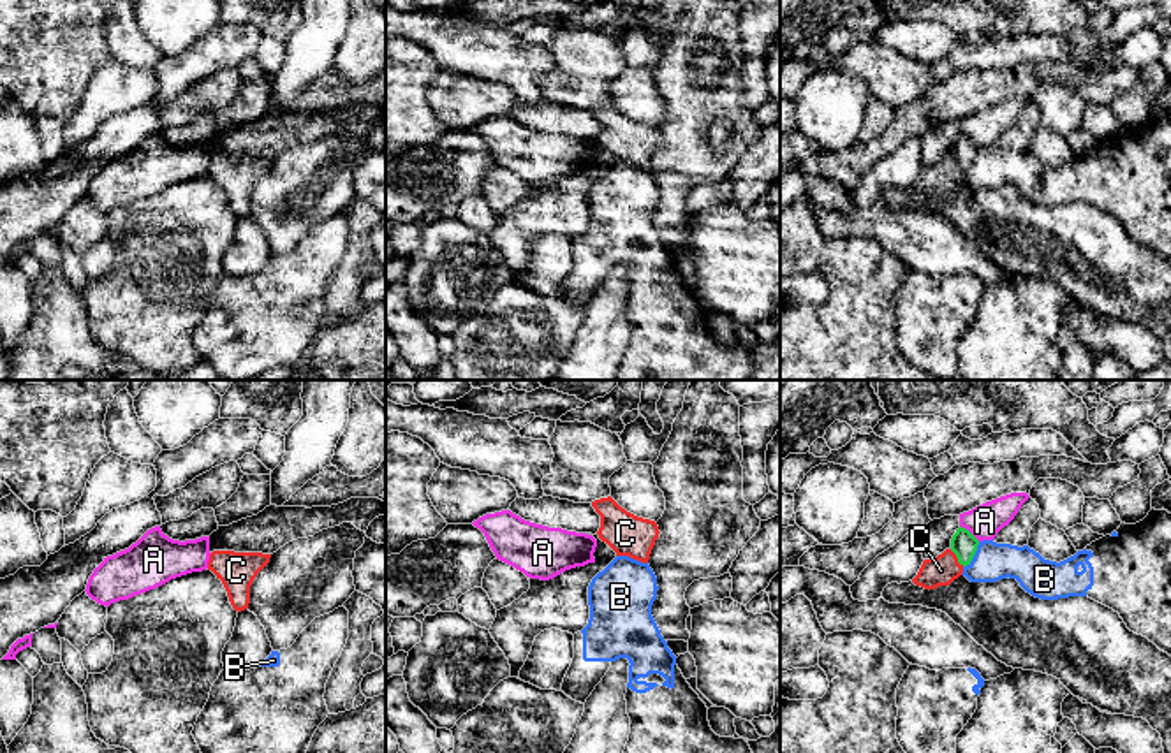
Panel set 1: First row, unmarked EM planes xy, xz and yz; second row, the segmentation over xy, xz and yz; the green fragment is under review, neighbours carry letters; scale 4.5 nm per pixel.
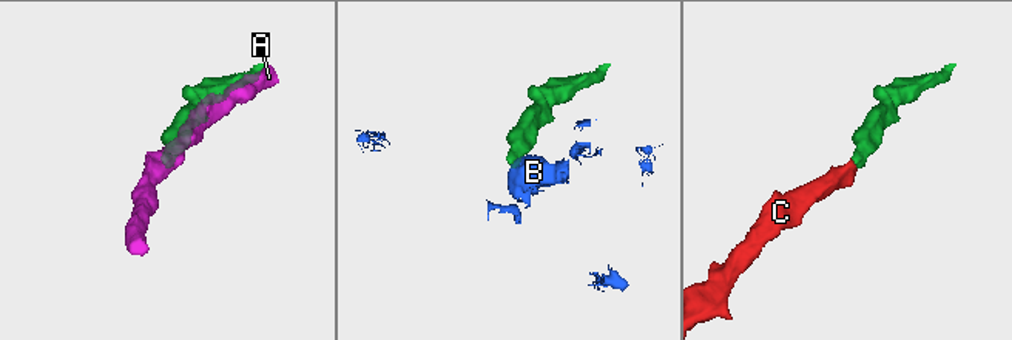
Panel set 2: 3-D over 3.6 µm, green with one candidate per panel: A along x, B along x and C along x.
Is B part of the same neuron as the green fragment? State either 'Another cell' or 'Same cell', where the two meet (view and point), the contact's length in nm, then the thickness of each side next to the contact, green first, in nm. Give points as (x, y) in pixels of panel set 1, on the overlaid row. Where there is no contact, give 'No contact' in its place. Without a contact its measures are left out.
Another cell. Touches green at yz (974, 553). Shared border 140 nm. Thickness 120 nm (green) against 180 nm

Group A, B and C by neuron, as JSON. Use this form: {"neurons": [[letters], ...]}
{"neurons": [["A"], ["B"], ["C"]]}

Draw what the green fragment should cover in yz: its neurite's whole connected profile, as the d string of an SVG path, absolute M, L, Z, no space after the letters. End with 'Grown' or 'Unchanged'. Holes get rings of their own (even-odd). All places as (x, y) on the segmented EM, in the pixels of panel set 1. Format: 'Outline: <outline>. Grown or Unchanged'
Outline: M960 526L951 538L951 547L933 559L924 559L912 582L924 589L949 586L963 574L963 568L970 565L977 545L979 540Z. Grown

